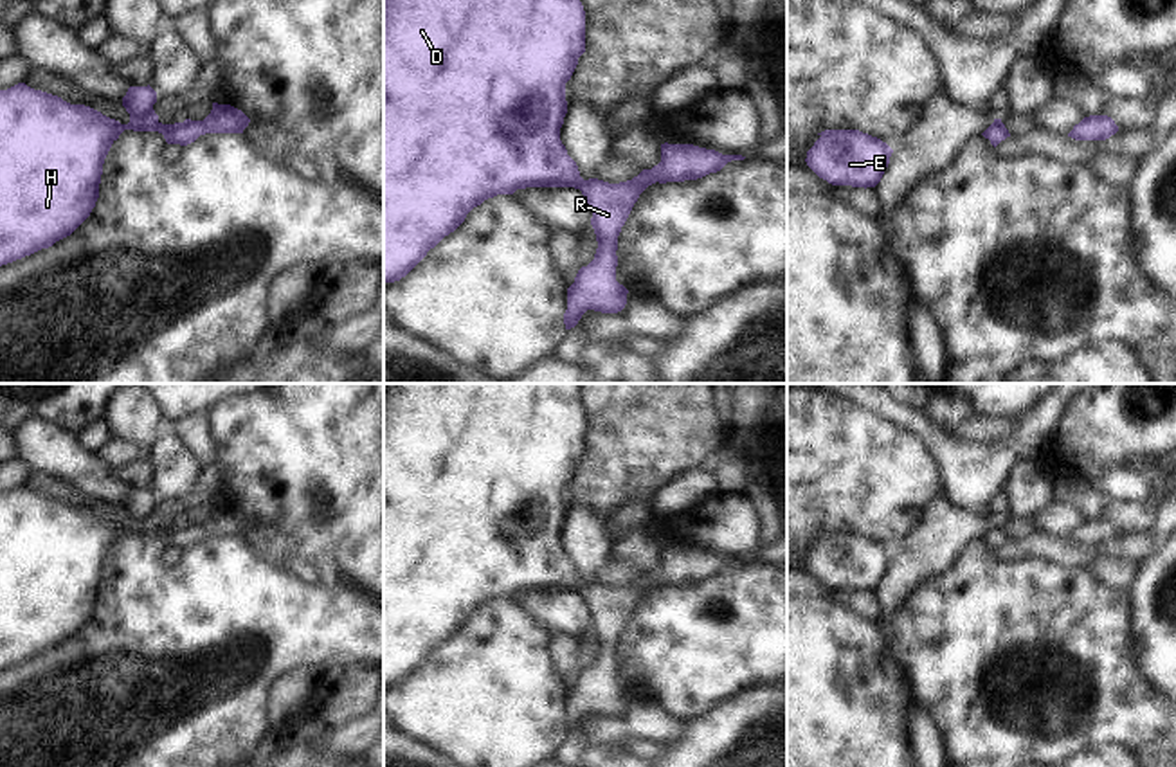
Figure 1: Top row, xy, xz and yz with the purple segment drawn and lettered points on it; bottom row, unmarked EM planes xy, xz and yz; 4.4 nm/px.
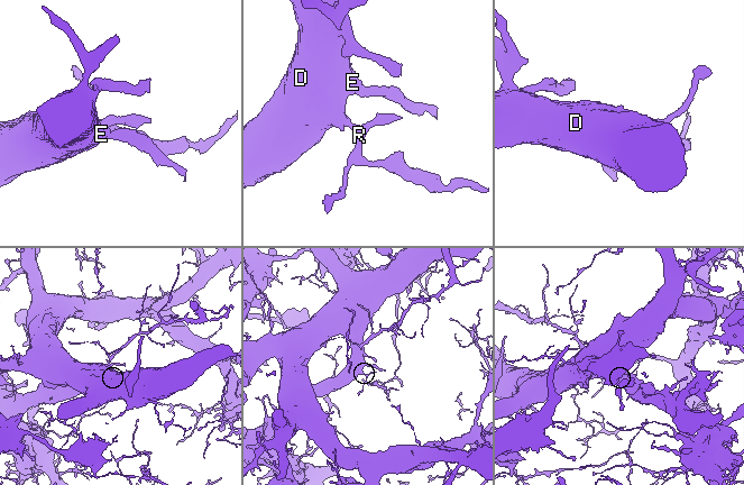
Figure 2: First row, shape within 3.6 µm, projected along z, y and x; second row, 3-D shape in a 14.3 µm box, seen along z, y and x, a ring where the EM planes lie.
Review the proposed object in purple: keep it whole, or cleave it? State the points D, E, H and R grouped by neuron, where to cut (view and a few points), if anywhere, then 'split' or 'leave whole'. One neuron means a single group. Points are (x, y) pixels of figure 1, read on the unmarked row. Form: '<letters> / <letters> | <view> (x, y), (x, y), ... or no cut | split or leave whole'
D E H R | no cut | leave whole

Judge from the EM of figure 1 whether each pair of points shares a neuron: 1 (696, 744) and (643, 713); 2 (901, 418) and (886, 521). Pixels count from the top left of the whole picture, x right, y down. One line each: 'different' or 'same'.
1: different
2: different

